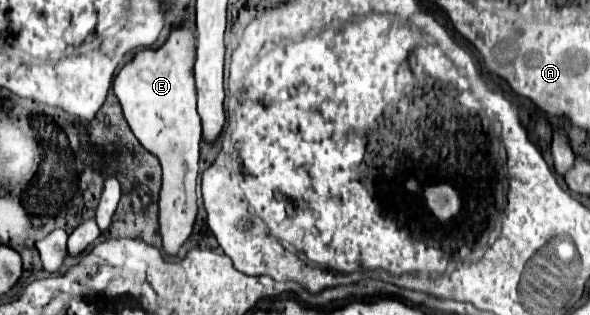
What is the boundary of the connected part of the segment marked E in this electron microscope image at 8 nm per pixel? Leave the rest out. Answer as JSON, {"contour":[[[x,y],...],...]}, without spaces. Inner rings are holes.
{"contour":[[[189,22],[177,24],[161,48],[139,50],[113,80],[113,92],[123,108],[123,116],[135,138],[155,154],[163,168],[163,186],[159,192],[159,234],[163,252],[177,256],[185,240],[193,232],[197,218],[197,176],[199,176],[199,144],[201,120],[195,108],[195,76],[197,30]]]}

